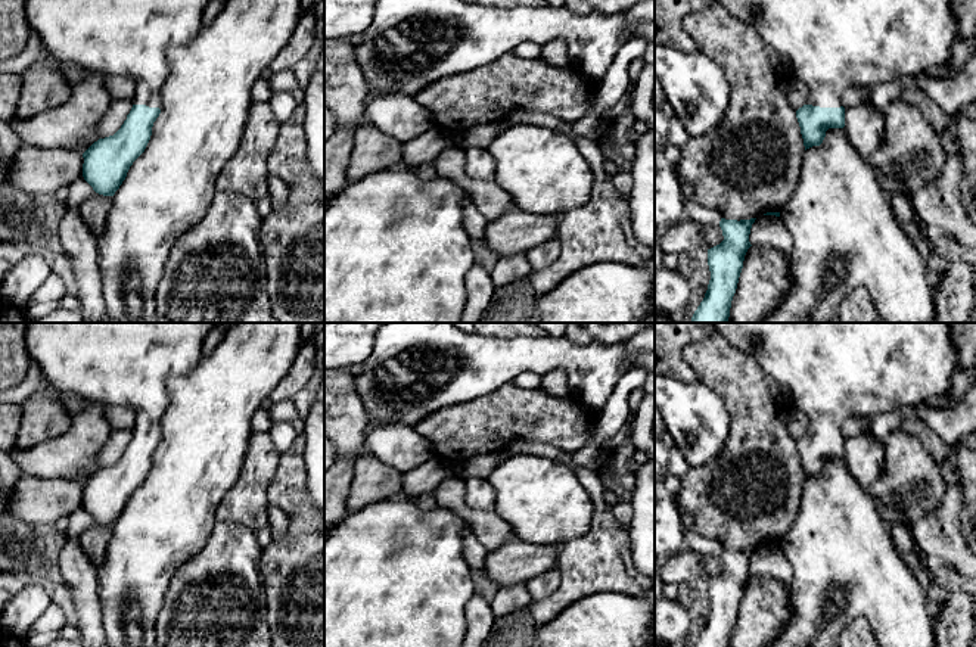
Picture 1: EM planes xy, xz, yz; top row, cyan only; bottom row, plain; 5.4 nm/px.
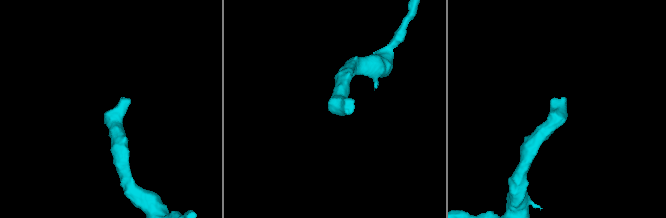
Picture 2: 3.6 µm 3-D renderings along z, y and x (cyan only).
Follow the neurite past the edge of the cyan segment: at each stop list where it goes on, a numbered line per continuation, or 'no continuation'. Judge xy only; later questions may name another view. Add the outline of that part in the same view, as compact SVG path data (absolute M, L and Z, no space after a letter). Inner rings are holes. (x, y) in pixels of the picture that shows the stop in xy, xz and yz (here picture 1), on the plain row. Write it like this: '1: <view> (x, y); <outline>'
1: xy (129, 364); M28 323L25 348L60 395L75 395L99 405L119 405L136 411L133 435L162 438L162 416L170 405L168 380L186 374L202 358L202 345L217 323Z

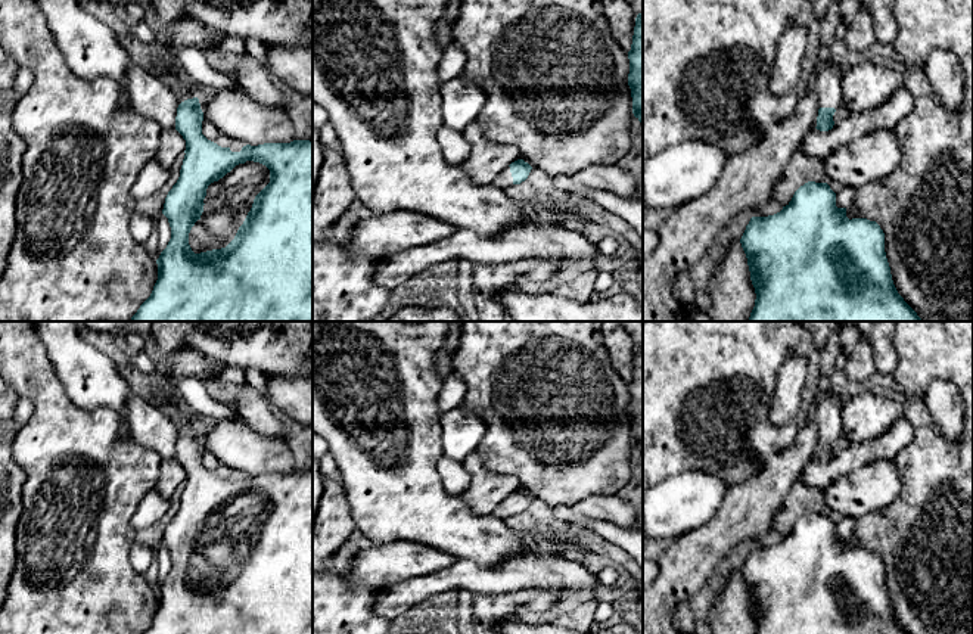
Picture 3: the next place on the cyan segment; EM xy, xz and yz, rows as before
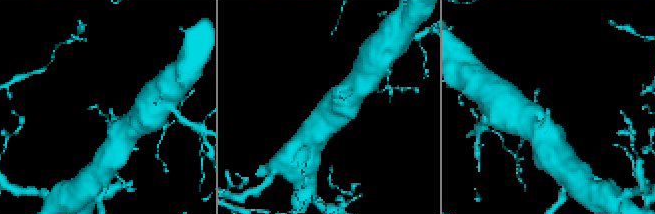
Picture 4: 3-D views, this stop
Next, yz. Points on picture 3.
1: yz (827, 415); M829 391L818 395L814 420L817 422L820 438L839 438L843 431L843 404L845 400L834 397Z

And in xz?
1: xz (504, 509); M507 497L506 500L503 500L497 509L494 510L494 516L500 518L500 519L506 519L513 516L513 507L510 503L510 497Z

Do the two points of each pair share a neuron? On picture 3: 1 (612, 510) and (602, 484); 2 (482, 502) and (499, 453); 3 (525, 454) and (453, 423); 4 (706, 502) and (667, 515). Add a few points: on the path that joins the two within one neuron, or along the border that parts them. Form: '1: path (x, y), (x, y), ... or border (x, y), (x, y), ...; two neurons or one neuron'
1: border (616, 493), (591, 494), (574, 506); two neurons
2: border (476, 450), (491, 472), (513, 475), (521, 488); two neurons
3: border (462, 407), (475, 412), (485, 426), (478, 448); two neurons
4: path (696, 502), (686, 502), (677, 506); one neuron

